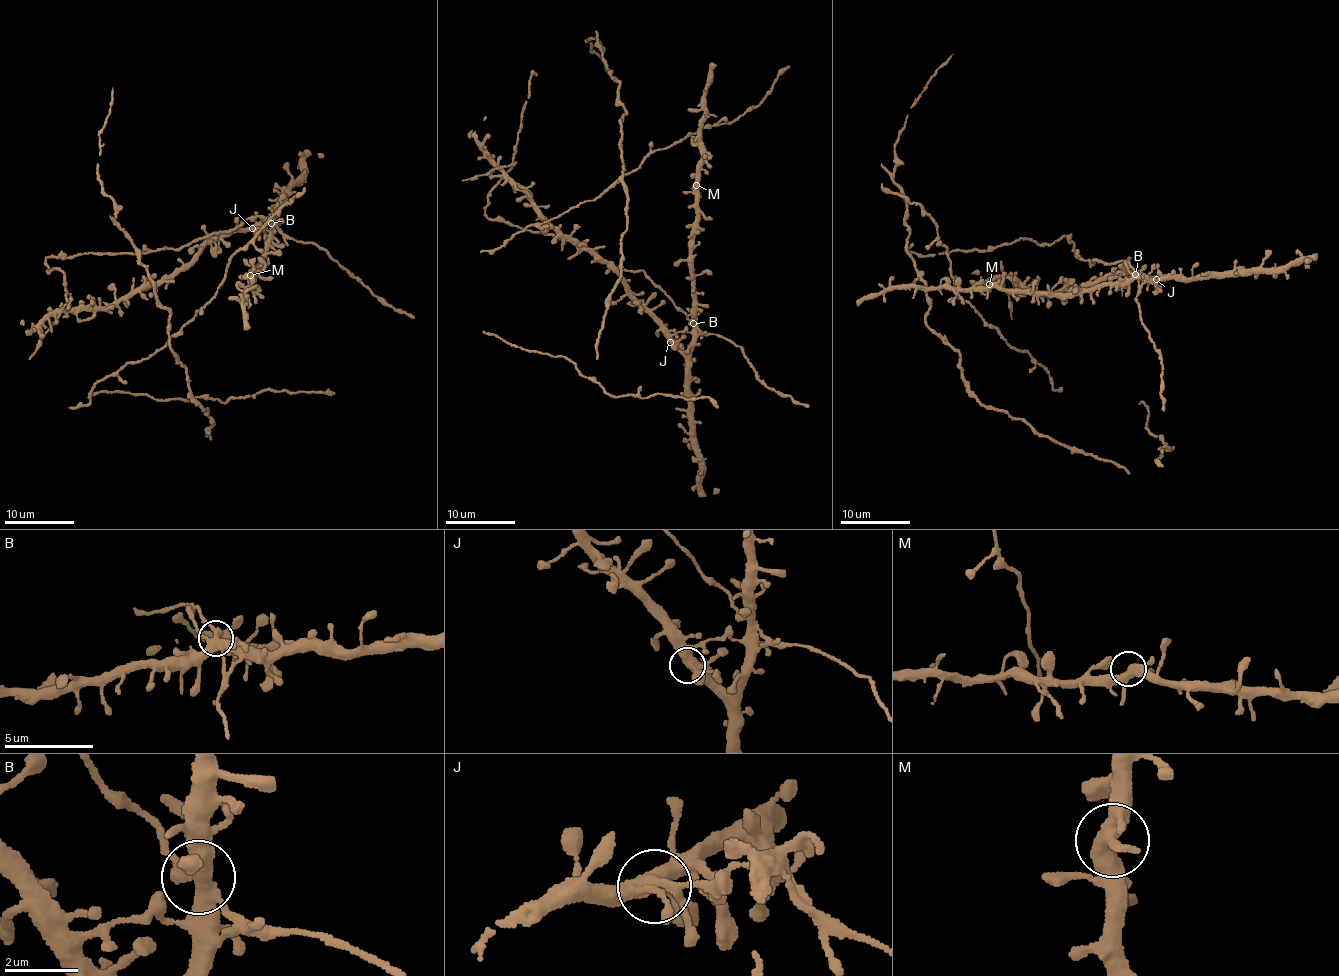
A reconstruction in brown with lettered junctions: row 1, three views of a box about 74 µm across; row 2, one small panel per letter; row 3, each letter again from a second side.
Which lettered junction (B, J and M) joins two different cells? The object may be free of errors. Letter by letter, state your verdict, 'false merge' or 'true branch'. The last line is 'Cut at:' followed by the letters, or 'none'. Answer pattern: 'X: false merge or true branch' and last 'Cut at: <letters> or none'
B: true branch
J: true branch
M: true branch
Cut at: none

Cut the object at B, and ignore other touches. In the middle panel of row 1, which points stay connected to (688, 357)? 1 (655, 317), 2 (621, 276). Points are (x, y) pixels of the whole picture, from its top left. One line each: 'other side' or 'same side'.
1: same side
2: same side

